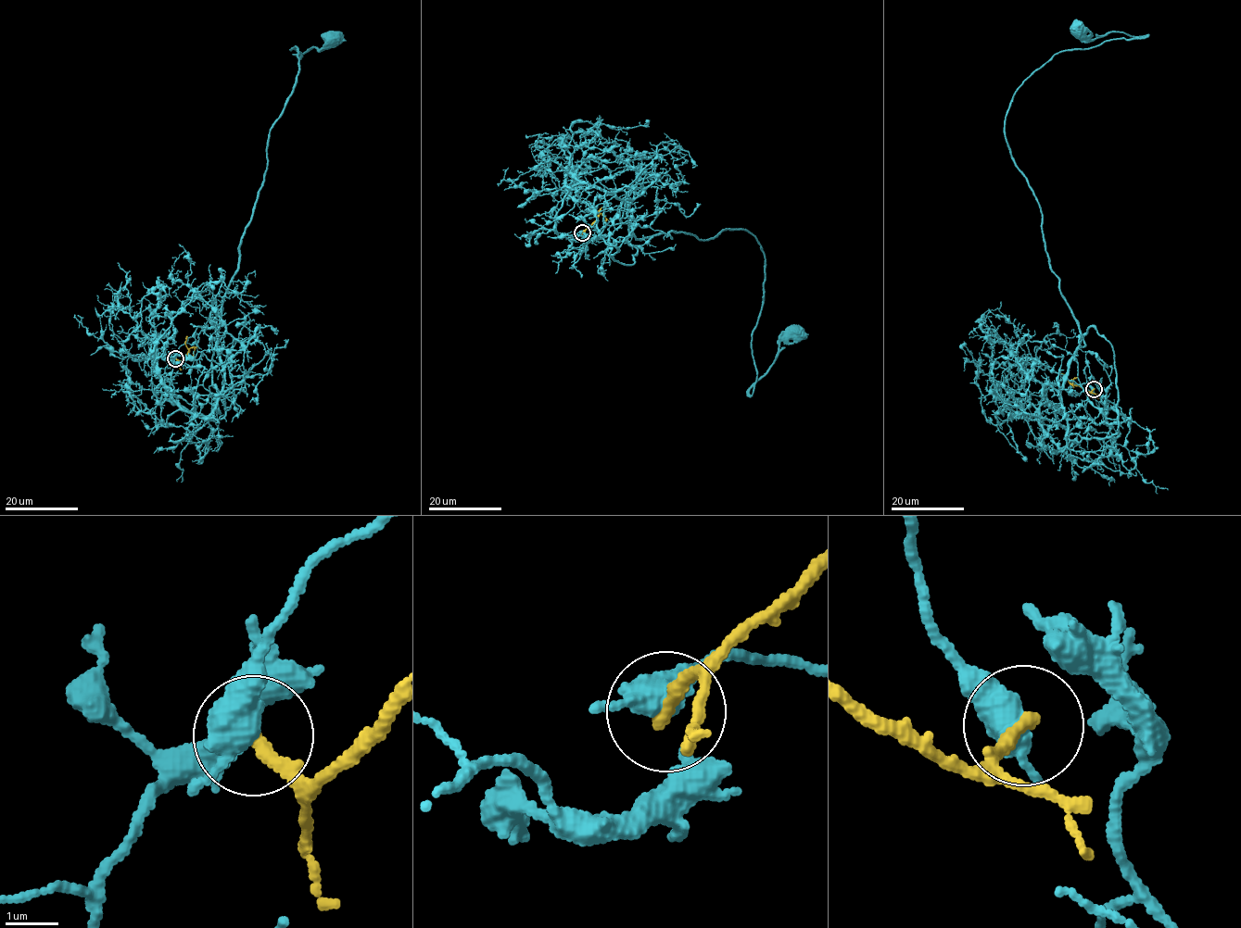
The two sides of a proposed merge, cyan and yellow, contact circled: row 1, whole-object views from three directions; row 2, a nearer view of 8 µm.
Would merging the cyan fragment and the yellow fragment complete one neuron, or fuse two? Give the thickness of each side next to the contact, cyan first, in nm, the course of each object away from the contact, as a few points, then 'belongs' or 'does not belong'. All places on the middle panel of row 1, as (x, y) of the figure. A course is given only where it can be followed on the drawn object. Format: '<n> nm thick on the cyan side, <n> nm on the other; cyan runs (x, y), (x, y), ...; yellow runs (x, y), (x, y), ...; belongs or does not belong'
480 nm thick on the cyan side, 280 nm on the other; cyan runs (582, 232), (633, 226), (614, 223), (628, 200), (639, 241), (751, 233), (766, 277), (754, 384), (795, 332); yellow runs (582, 232), (596, 219), (601, 206); does not belong

